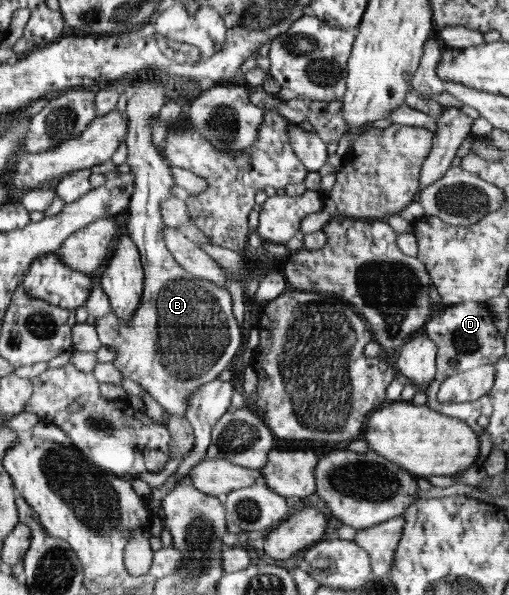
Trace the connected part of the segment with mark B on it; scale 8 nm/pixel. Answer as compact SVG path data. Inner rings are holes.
M158 76L153 81L136 82L131 86L130 95L127 99L127 151L128 160L132 174L135 175L135 194L132 194L131 204L128 209L128 235L136 242L142 255L144 276L143 300L140 300L140 308L132 313L132 317L126 321L118 319L114 311L98 317L95 328L100 342L104 346L110 346L115 353L113 366L126 378L138 383L144 391L152 395L152 398L162 405L165 416L185 416L187 399L194 390L200 386L219 379L224 368L234 360L238 354L238 348L242 344L239 323L236 322L235 314L232 314L232 300L230 293L224 287L216 285L210 279L203 279L188 272L184 265L177 261L168 250L164 238L162 238L162 227L164 221L161 215L160 203L164 202L173 194L172 187L176 184L172 178L172 170L166 160L162 158L152 142L153 122L159 115L166 100L166 88L160 83Z

